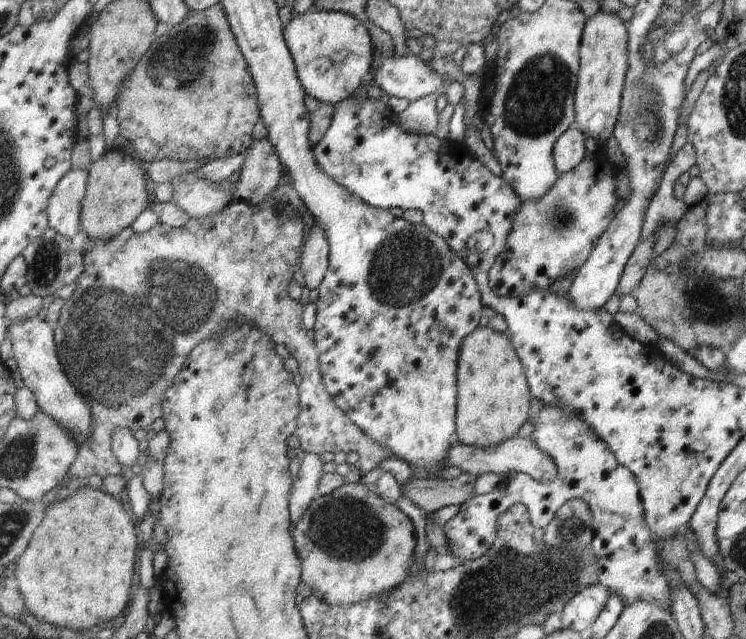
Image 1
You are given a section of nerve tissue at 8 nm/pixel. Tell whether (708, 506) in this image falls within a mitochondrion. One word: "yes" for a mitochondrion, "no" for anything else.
no

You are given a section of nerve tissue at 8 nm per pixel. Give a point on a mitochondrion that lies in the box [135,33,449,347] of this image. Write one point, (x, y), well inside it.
(405, 262)

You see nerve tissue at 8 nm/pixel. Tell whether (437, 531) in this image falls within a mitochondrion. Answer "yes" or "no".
no

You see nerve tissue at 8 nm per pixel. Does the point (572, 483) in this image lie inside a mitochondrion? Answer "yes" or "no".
no

